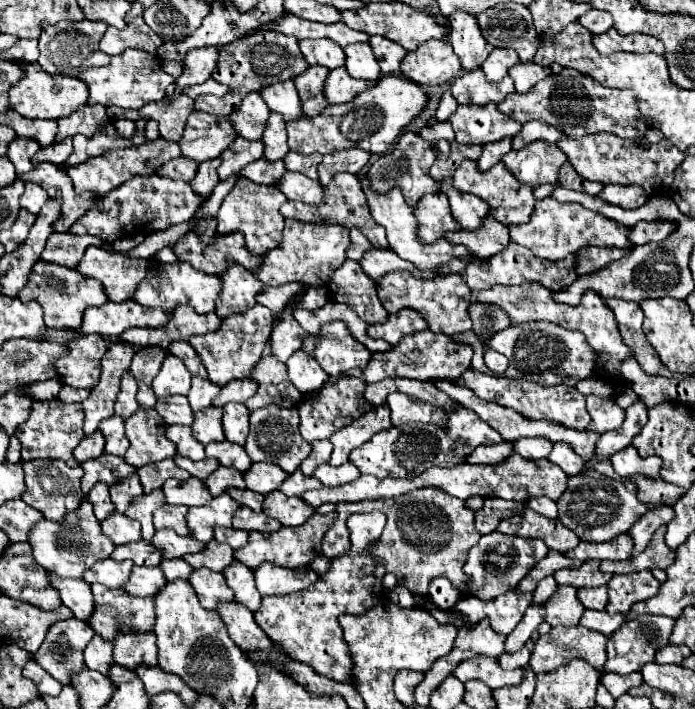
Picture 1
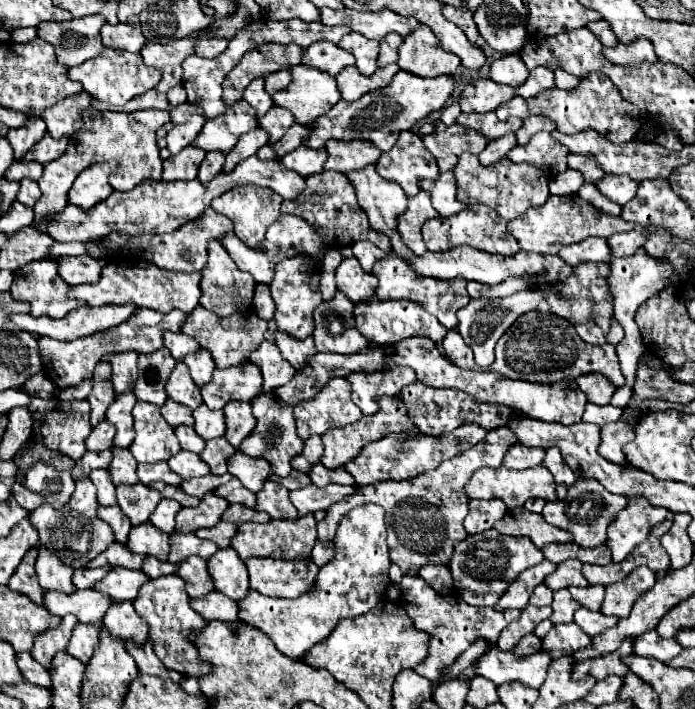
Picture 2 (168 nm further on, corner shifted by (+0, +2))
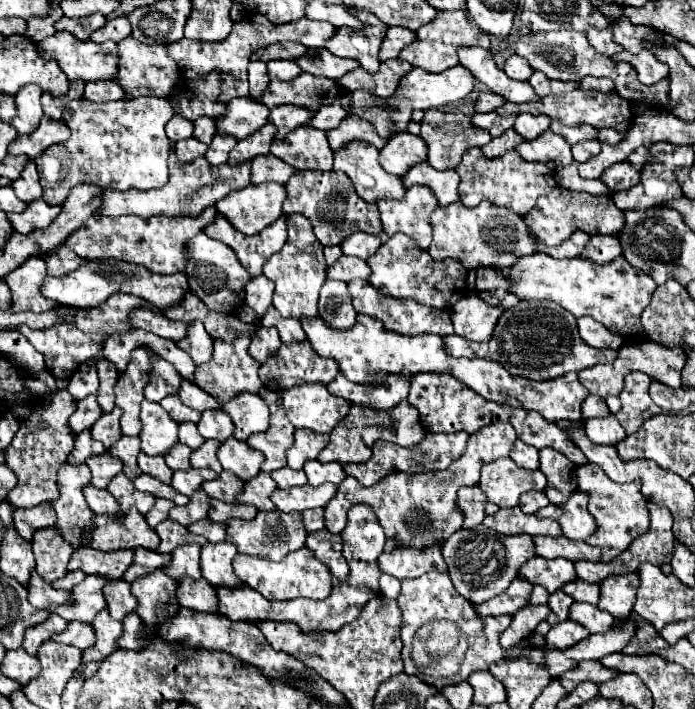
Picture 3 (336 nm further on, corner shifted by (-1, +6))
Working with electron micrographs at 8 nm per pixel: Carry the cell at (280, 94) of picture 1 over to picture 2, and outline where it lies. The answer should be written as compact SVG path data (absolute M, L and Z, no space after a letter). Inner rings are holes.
M280 69L280 71L276 71L276 73L270 73L270 75L266 75L266 91L270 93L270 95L274 95L276 91L280 91L280 89L284 89L286 85L290 83L290 69Z

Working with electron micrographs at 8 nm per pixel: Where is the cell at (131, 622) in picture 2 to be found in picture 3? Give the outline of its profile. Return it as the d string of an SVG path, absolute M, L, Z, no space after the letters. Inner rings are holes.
M123 579L111 581L109 587L105 587L105 597L107 597L107 609L111 617L117 621L123 621L137 607L135 597L131 595L131 585Z

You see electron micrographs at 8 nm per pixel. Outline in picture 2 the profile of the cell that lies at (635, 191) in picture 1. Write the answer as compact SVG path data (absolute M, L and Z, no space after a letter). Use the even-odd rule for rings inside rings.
M604 175L600 179L600 183L596 183L596 187L612 201L616 201L618 205L628 203L638 189L638 183L634 179L630 179L628 175Z

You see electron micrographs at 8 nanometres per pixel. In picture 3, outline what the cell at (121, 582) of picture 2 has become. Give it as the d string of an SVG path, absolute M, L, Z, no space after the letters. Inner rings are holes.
M89 575L83 579L77 587L73 587L73 605L71 607L51 607L51 613L61 615L67 621L83 621L91 623L95 615L103 609L107 609L107 599L105 599L105 585L111 583L111 579L105 579L103 575Z

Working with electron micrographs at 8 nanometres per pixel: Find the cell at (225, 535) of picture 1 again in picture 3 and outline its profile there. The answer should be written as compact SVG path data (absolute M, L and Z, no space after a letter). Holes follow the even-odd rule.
M197 521L189 525L189 531L195 535L203 535L209 543L219 543L225 541L225 523L213 523L213 521Z

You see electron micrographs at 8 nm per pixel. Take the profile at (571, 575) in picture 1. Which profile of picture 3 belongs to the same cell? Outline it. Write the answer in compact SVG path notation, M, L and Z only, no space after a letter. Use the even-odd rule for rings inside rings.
M533 557L525 567L519 571L521 577L535 585L543 585L549 593L561 589L565 583L577 579L575 567L569 559L543 559L543 557Z

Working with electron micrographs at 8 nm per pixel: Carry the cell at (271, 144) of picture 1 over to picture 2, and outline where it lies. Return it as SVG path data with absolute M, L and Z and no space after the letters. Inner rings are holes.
M276 105L264 117L260 117L260 127L270 135L270 143L276 143L292 125L294 125L294 115L288 109Z

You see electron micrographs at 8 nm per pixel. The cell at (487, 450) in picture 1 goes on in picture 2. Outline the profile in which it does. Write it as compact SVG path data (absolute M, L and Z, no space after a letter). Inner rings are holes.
M498 427L488 431L488 435L484 437L484 441L480 441L478 445L470 447L468 451L456 455L454 459L444 461L438 469L428 471L428 475L420 475L416 479L406 479L400 483L374 483L372 487L356 487L354 495L348 495L348 499L342 499L338 503L334 503L332 507L328 507L326 517L318 523L318 539L334 539L338 521L344 517L344 513L348 513L352 507L356 505L366 505L366 503L376 503L380 507L384 507L386 511L386 527L388 527L388 549L390 549L390 559L402 569L404 575L416 575L418 567L422 567L424 563L442 563L448 565L448 559L452 557L452 547L456 541L466 539L468 533L464 531L464 517L468 515L468 497L464 491L464 485L470 481L470 477L474 475L476 469L480 467L500 467L502 459L506 455L506 451L516 443L516 435L512 435L510 427Z

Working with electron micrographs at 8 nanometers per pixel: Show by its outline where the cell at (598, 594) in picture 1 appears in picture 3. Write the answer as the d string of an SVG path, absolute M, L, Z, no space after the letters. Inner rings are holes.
M575 579L571 583L565 583L563 591L571 595L575 601L583 601L591 605L599 603L599 583L585 583L581 579Z

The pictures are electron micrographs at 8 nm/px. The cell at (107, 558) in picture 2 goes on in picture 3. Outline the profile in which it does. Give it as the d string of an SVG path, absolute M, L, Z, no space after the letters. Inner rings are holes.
M91 547L79 549L69 561L69 571L85 571L87 575L105 575L109 579L121 579L133 563L133 549L121 551L93 551Z

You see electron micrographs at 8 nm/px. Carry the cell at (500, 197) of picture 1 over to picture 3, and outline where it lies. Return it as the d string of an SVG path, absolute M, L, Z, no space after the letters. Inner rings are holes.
M471 147L469 151L465 151L455 171L461 175L459 197L465 207L477 207L477 203L487 199L499 207L511 209L517 215L527 215L541 195L549 195L549 191L557 187L555 173L545 163L523 161L515 149L507 151L503 157L487 159L481 149Z

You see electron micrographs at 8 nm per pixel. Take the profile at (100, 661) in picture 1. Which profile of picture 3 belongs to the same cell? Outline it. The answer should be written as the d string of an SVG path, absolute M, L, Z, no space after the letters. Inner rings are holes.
M73 621L69 623L69 627L53 637L57 643L63 645L73 645L81 651L85 651L87 647L93 647L95 643L95 635L93 635L93 625L89 623L81 623L81 621Z

